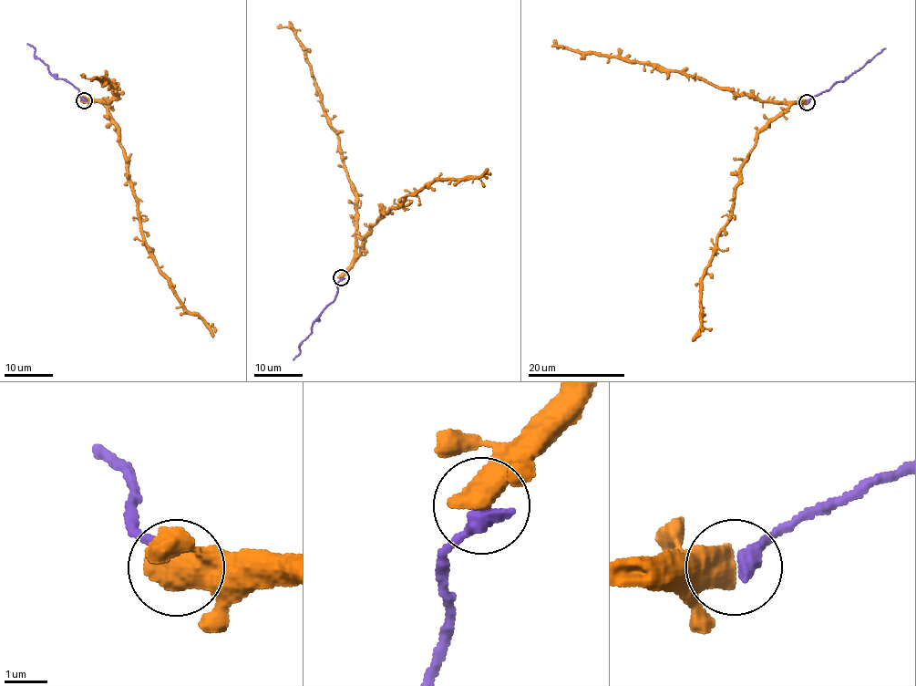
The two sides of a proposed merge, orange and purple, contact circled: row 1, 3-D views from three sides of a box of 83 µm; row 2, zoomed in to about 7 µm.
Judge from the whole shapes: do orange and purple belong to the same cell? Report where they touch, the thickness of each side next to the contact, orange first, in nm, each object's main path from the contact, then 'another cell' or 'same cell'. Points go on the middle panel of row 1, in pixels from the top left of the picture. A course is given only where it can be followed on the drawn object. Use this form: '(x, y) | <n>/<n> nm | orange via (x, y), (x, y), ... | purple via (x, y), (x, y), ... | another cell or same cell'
(341, 277) | 700/440 nm | orange via (341, 277), (360, 250), (362, 237), (383, 213), (401, 207), (405, 197), (435, 180), (475, 178), (488, 168) | purple via (341, 277), (335, 299), (314, 322), (312, 334), (299, 346), (299, 353), (293, 360) | another cell

